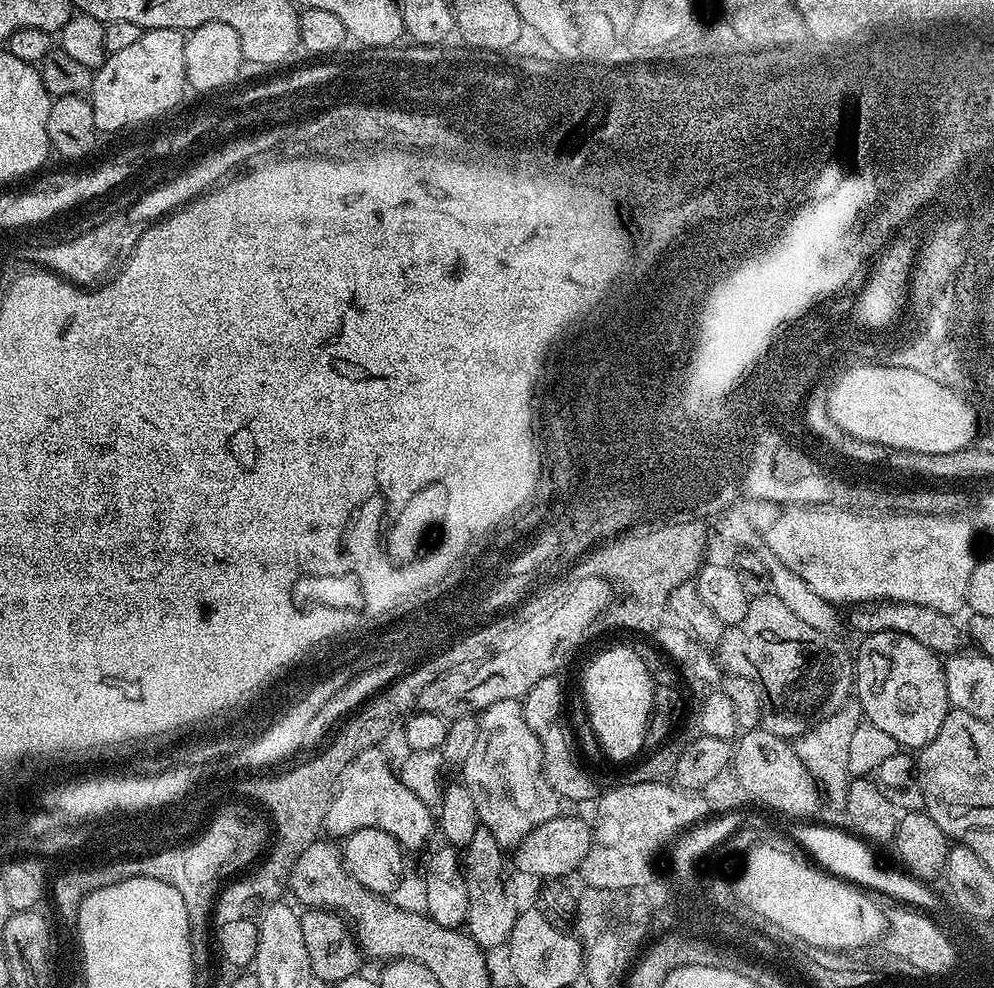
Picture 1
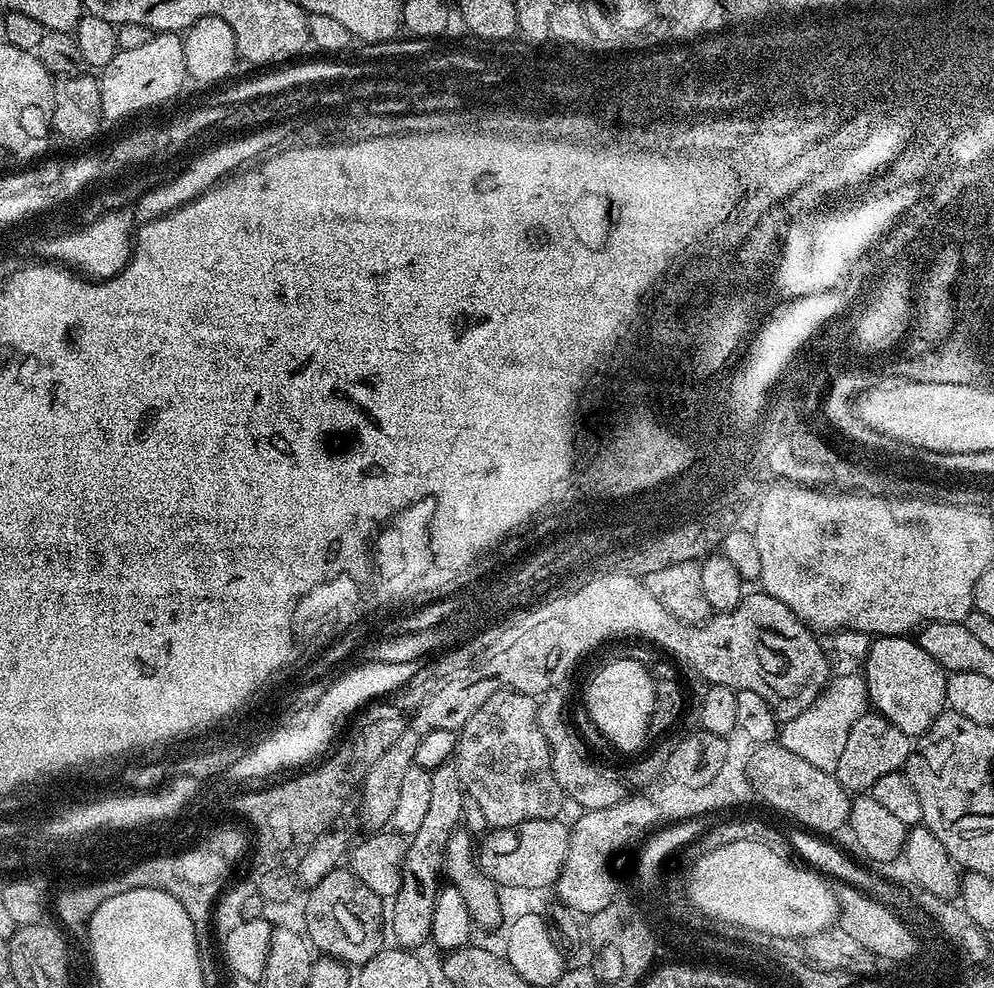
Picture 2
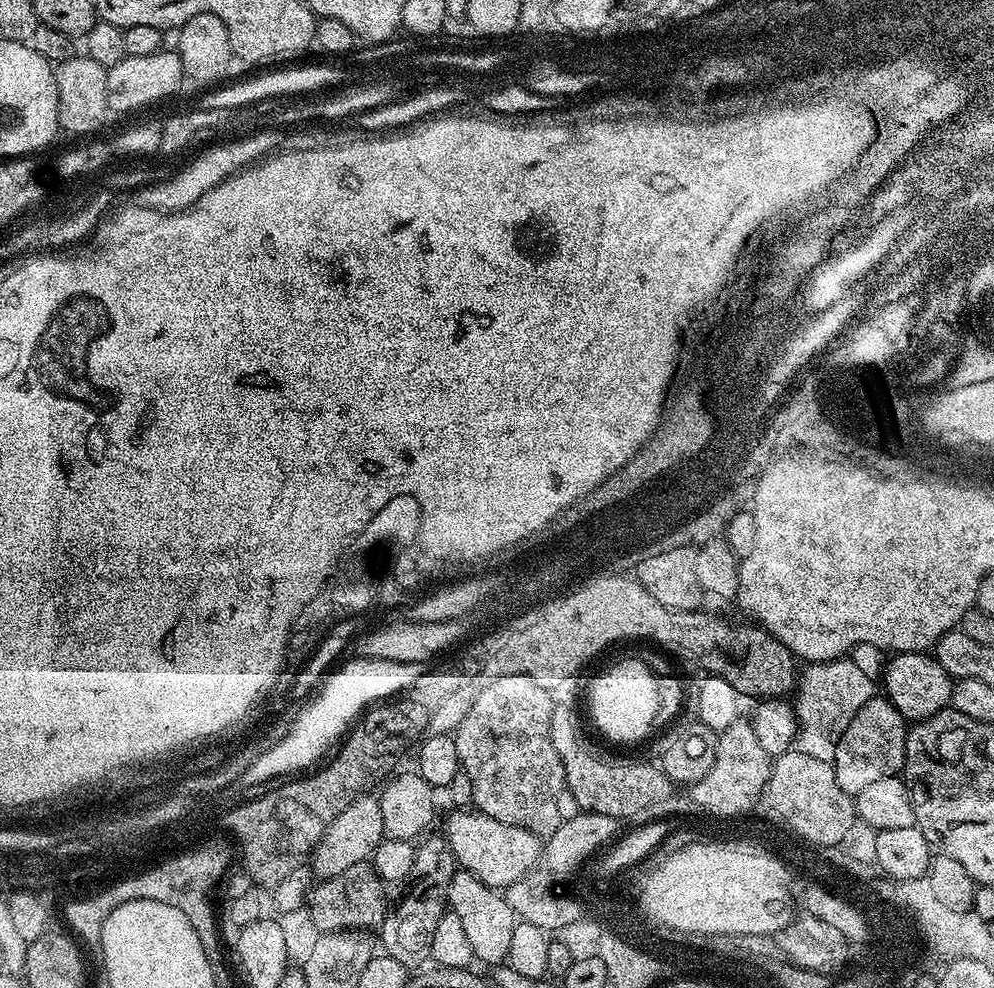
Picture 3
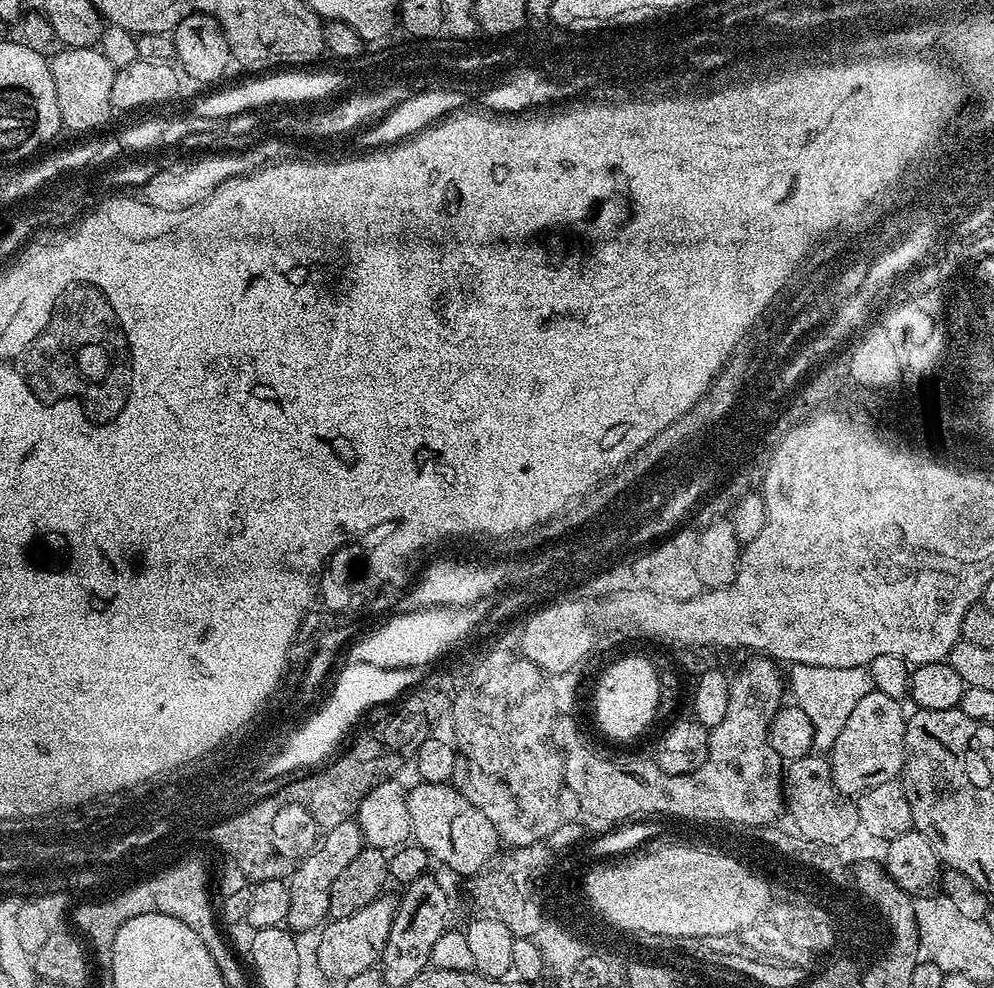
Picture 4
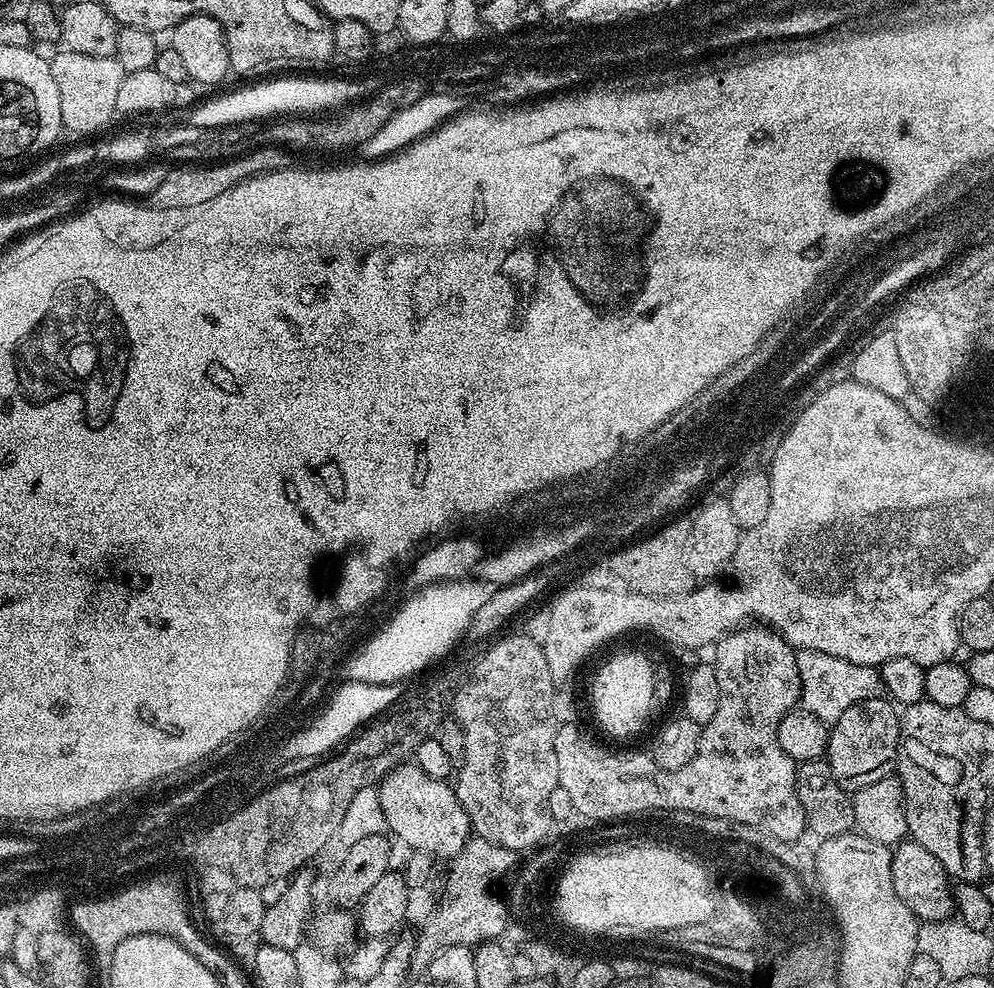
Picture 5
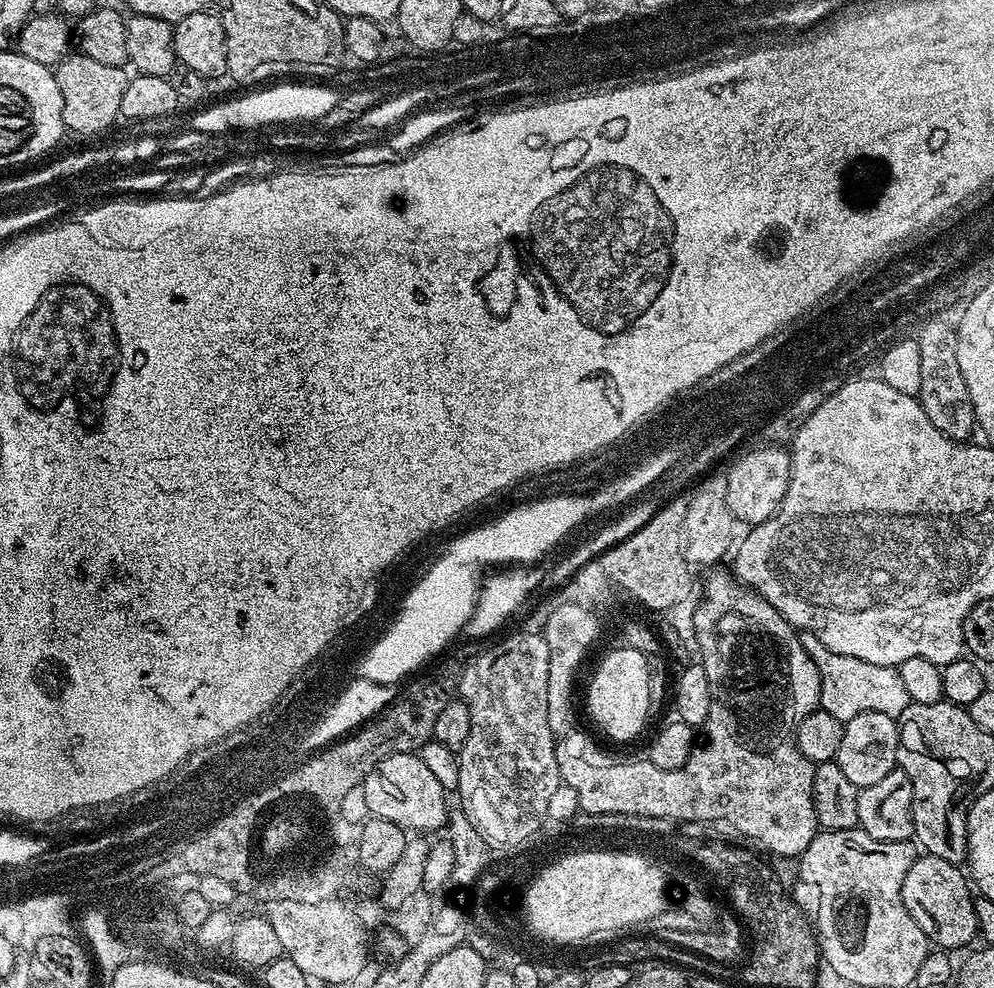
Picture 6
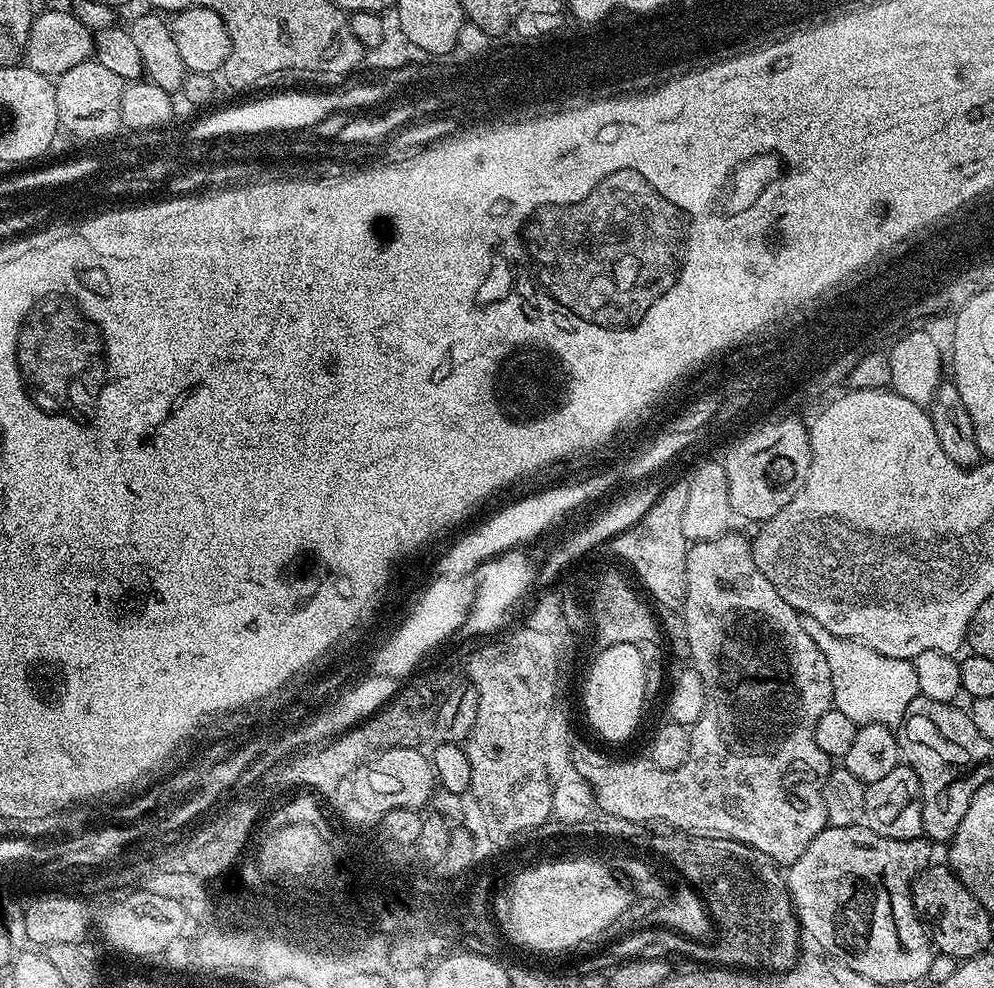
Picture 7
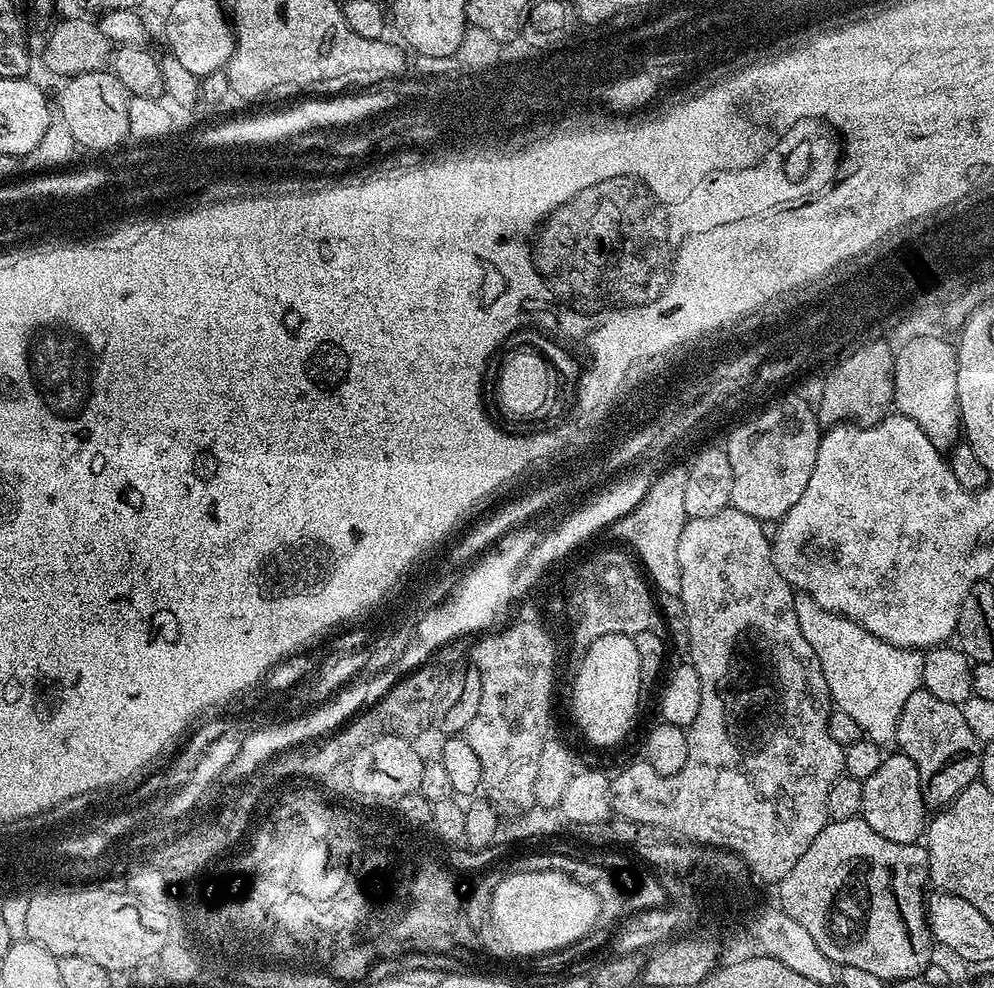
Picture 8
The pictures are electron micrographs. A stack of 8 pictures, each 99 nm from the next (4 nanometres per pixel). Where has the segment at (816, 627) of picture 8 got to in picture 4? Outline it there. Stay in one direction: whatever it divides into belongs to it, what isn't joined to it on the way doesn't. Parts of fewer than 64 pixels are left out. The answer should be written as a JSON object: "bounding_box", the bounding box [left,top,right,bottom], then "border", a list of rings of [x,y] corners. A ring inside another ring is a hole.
{"bounding_box":[791,665,874,750],"border":[[[791,665],[791,699],[810,717],[810,726],[814,726],[814,745],[820,750],[831,750],[840,733],[840,727],[850,718],[854,706],[861,698],[874,691],[871,674],[867,667],[839,668],[838,666]]]}

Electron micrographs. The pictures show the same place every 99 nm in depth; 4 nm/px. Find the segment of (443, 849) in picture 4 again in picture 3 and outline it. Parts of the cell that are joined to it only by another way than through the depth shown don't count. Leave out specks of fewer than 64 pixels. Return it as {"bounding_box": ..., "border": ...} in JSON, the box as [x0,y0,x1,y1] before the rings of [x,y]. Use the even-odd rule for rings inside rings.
{"bounding_box":[442,810,542,890],"border":[[[479,810],[472,812],[452,812],[448,816],[448,825],[442,832],[457,865],[463,871],[474,874],[486,886],[497,890],[507,890],[510,885],[523,880],[540,861],[542,851],[541,837],[530,830],[510,826],[490,818]]]}

